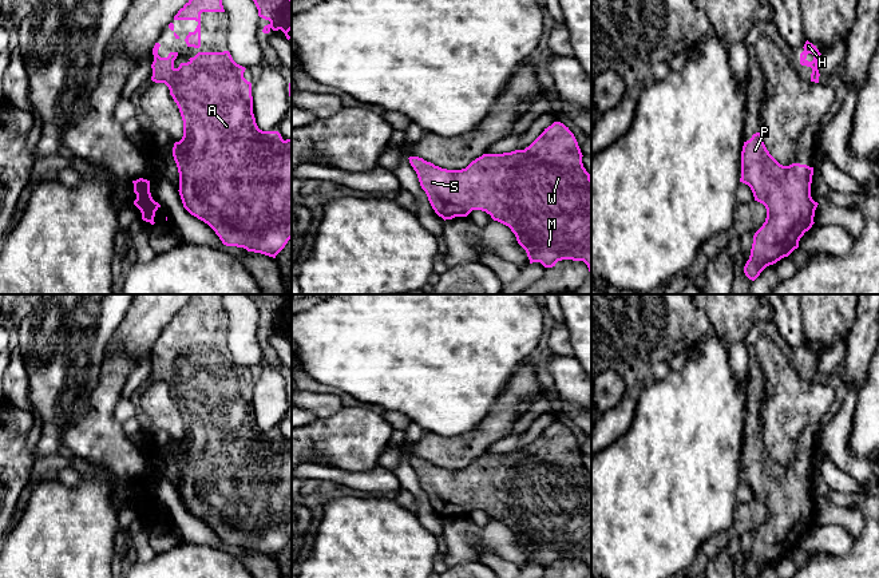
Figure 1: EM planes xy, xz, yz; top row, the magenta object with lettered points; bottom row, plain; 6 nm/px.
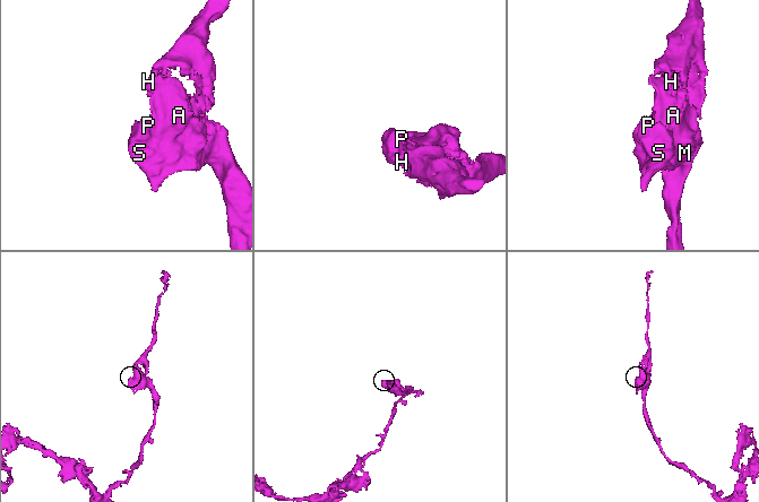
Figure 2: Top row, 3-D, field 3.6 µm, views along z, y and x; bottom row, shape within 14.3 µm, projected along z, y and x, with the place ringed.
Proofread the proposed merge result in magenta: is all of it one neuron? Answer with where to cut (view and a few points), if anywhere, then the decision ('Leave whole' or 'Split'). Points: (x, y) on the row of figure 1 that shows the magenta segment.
No split. Leave whole

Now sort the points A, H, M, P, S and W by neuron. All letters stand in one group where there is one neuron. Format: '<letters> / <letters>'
A H M P S W

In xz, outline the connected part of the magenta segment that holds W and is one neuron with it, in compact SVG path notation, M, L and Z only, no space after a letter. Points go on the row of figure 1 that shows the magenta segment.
M554 122L551 126L545 128L545 131L524 150L515 150L503 154L483 154L462 170L442 169L419 157L409 157L408 159L417 174L420 186L425 191L432 209L444 221L452 219L455 217L467 217L472 210L486 211L494 221L498 221L511 229L516 237L518 244L526 250L530 264L541 262L545 268L553 268L558 261L562 260L583 261L587 265L591 276L591 178L583 167L582 157L583 155L578 142L569 127L561 122Z

